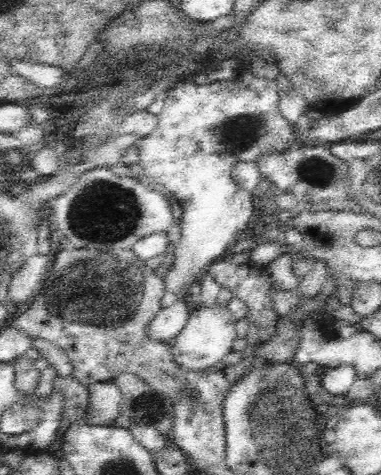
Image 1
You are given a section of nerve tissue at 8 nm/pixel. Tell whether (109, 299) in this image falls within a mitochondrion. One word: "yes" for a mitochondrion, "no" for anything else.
yes

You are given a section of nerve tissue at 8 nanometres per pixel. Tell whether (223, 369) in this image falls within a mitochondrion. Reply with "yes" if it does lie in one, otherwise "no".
no

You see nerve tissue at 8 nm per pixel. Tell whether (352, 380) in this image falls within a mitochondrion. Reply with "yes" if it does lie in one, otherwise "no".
no

